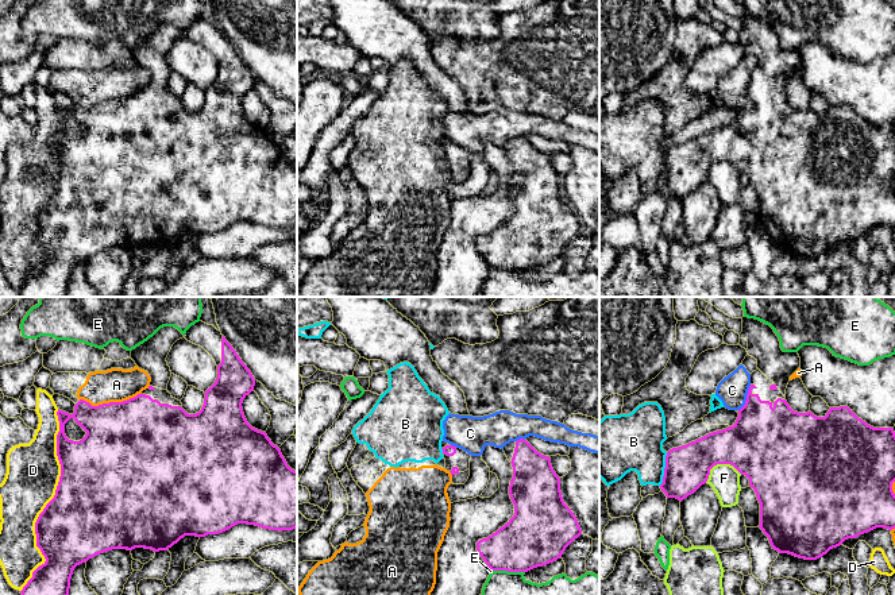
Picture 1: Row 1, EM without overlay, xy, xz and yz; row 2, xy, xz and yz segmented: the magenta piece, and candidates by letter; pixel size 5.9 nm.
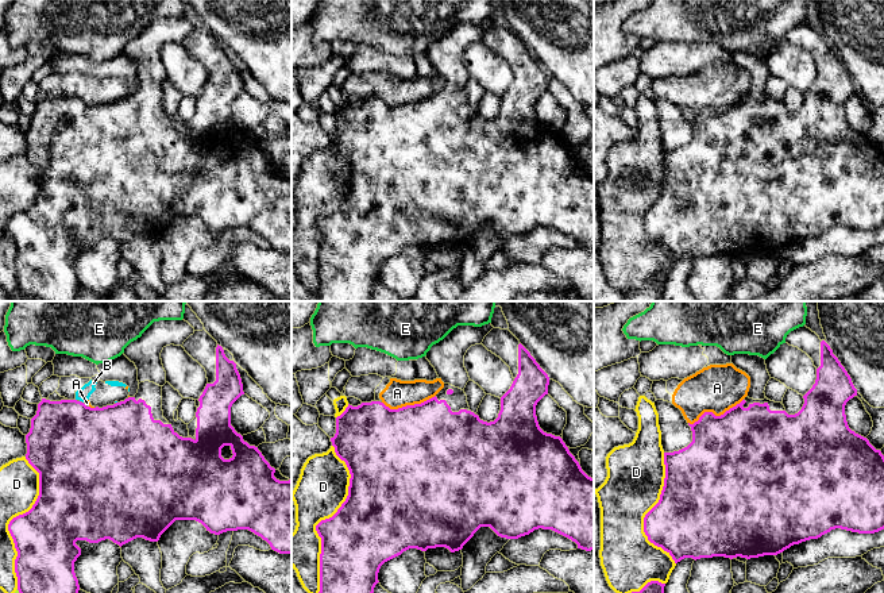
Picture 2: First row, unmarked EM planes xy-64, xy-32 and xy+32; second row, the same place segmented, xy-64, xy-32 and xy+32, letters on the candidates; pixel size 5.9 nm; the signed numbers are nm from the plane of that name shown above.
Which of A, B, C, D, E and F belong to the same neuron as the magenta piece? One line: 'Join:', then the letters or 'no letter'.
Join: no letter

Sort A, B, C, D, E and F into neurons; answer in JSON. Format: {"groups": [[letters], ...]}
{"groups": [["A", "B"], ["C"], ["D"], ["E"], ["F"]]}

